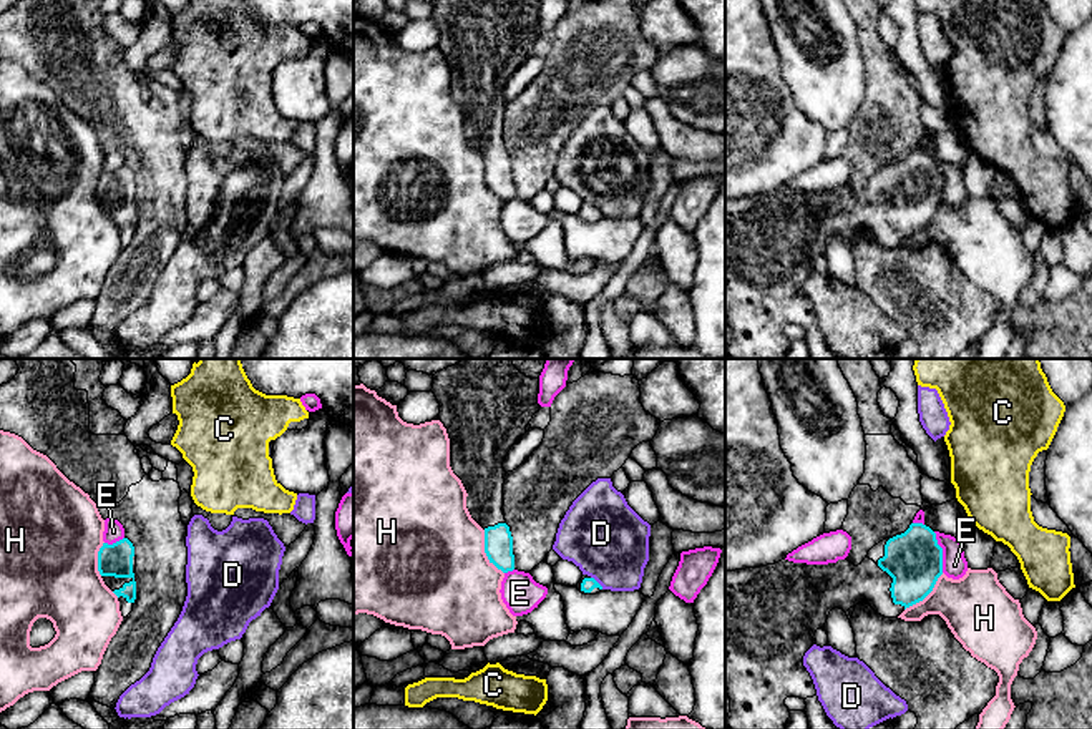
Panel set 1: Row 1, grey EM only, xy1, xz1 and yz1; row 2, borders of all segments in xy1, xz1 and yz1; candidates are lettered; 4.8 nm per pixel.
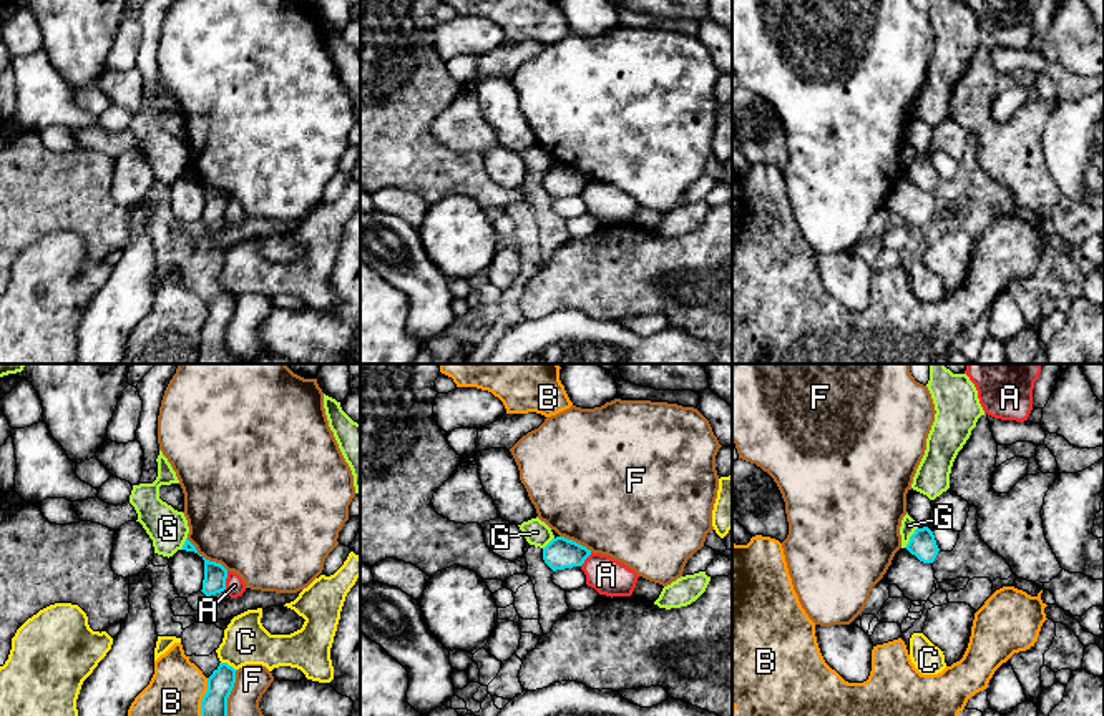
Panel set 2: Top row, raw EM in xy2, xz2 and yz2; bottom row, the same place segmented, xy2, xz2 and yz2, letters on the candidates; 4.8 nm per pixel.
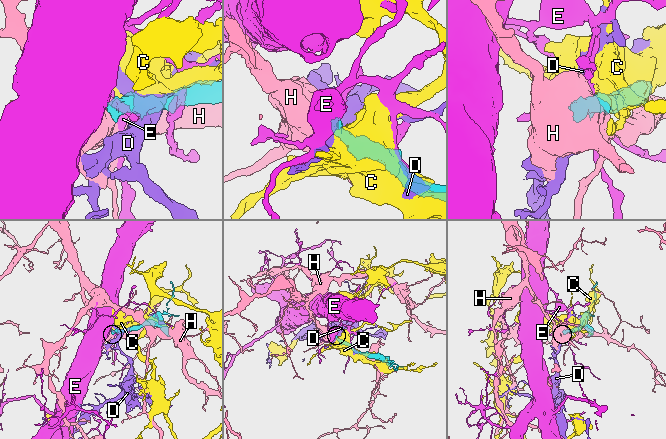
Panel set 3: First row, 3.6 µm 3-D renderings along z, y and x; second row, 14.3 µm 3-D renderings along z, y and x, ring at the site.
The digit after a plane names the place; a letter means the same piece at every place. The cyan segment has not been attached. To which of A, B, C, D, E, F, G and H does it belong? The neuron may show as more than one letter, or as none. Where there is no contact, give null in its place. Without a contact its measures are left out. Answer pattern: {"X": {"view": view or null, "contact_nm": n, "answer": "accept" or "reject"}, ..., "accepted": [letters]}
{"A": {"view": "xy2", "contact_nm": 90, "answer": "reject"}, "B": {"view": "xy2", "contact_nm": 280, "answer": "reject"}, "C": {"view": "xy2", "contact_nm": 90, "answer": "reject"}, "D": {"view": "xz1", "contact_nm": 90, "answer": "reject"}, "E": {"view": "yz1", "contact_nm": 200, "answer": "reject"}, "F": {"view": "xy2", "contact_nm": 320, "answer": "reject"}, "G": {"view": "yz2", "contact_nm": 120, "answer": "reject"}, "H": {"view": "xz1", "contact_nm": 240, "answer": "reject"}, "accepted": []}

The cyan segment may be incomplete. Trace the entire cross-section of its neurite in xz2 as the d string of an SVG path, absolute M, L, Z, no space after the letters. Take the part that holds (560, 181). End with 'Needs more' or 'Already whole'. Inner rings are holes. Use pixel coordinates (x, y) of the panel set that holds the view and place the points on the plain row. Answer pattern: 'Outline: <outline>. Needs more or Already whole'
Outline: M564 164L553 166L543 176L543 188L553 199L581 194L589 183L591 178Z. Already whole

